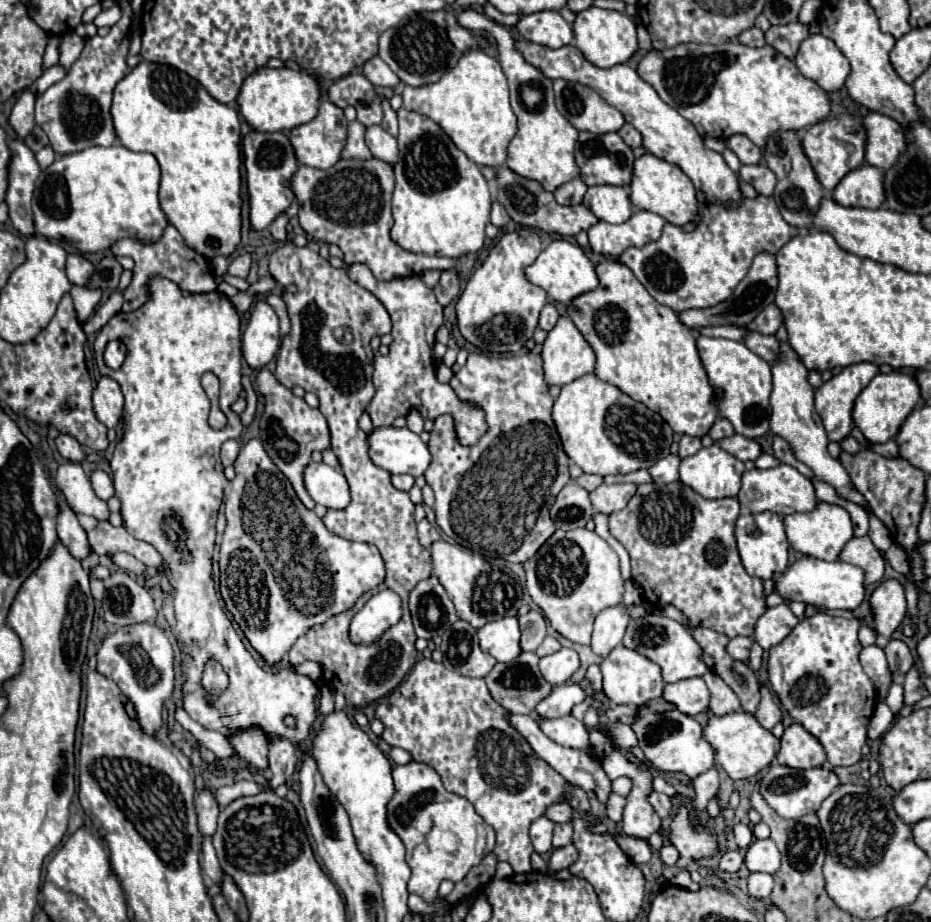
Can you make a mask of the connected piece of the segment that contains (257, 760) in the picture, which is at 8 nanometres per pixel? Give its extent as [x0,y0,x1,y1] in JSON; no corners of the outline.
[229,727,269,771]

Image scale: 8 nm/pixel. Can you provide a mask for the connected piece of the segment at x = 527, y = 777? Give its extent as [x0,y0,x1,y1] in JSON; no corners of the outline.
[375,659,567,873]

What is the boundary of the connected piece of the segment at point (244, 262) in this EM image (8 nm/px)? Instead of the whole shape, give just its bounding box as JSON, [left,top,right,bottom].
[229,253,251,277]

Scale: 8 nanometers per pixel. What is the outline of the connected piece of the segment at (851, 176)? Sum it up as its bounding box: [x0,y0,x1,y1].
[831,163,885,207]

